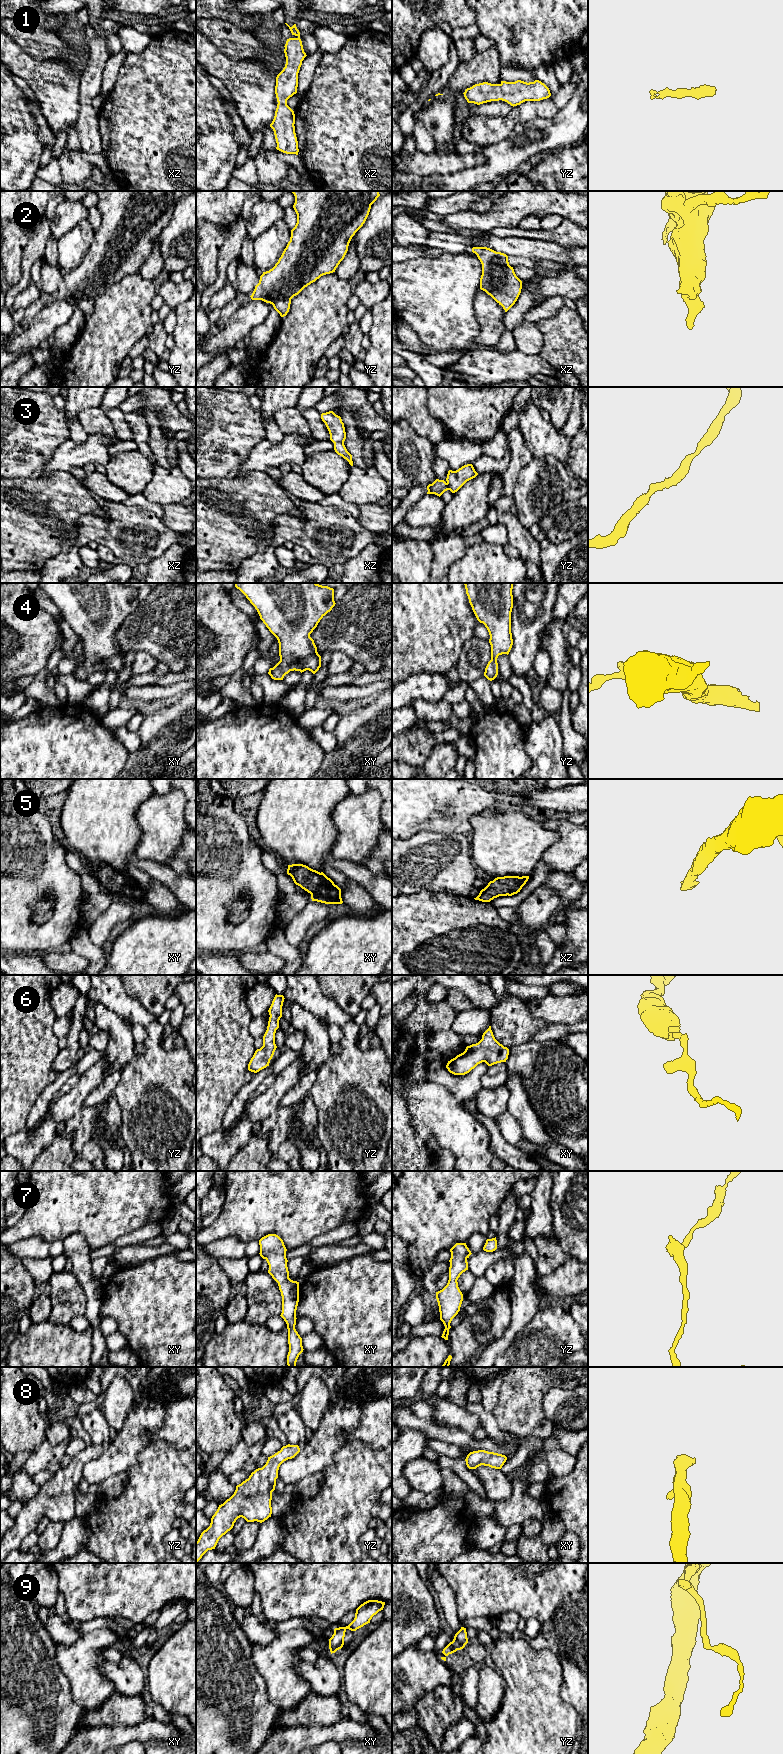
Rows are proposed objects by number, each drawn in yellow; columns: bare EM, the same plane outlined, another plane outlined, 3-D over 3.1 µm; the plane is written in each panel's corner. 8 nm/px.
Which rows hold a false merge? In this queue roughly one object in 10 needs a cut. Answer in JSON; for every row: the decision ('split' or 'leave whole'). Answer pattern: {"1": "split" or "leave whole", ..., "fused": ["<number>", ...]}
{"1": "leave whole", "2": "leave whole", "3": "leave whole", "4": "leave whole", "5": "leave whole", "6": "leave whole", "7": "leave whole", "8": "leave whole", "9": "leave whole", "fused": []}

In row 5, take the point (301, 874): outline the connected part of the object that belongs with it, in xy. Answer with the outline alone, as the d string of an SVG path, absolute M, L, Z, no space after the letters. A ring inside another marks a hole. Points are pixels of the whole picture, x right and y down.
M303 864L288 865L287 874L294 883L311 894L312 901L325 904L342 904L341 889L323 872Z

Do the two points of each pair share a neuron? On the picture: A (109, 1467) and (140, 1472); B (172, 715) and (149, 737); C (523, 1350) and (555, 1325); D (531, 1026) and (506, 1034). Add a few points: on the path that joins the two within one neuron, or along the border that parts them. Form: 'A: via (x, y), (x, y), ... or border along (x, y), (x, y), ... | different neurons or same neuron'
A: border along (139, 1451), (136, 1462), (125, 1471) | different neurons
B: via (166, 721), (155, 732) | same neuron
C: via (531, 1349), (547, 1333) | same neuron
D: via (525, 1026), (514, 1026), (512, 1028) | same neuron

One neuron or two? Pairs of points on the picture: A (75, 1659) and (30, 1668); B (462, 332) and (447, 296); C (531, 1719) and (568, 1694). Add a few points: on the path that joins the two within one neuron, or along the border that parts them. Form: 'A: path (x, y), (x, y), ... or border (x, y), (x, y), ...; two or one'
A: border (55, 1643), (56, 1662), (70, 1682); two
B: path (453, 323), (447, 317), (447, 305); one
C: border (562, 1674), (560, 1697), (577, 1714); two

